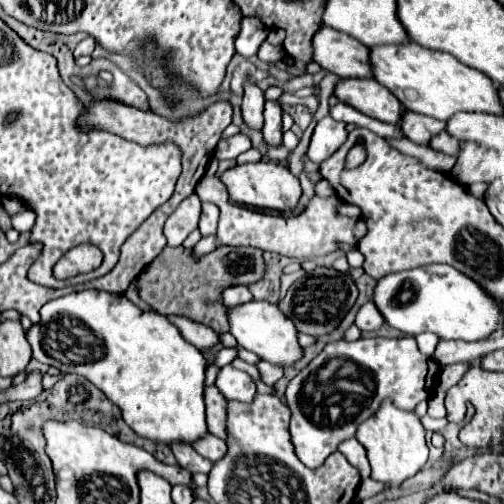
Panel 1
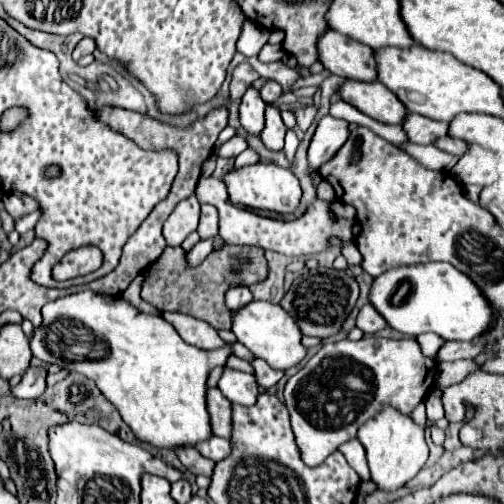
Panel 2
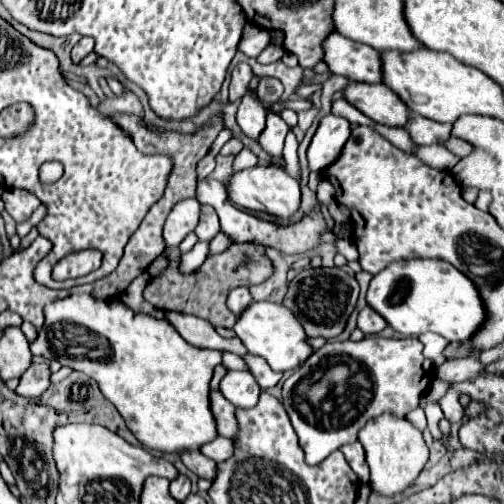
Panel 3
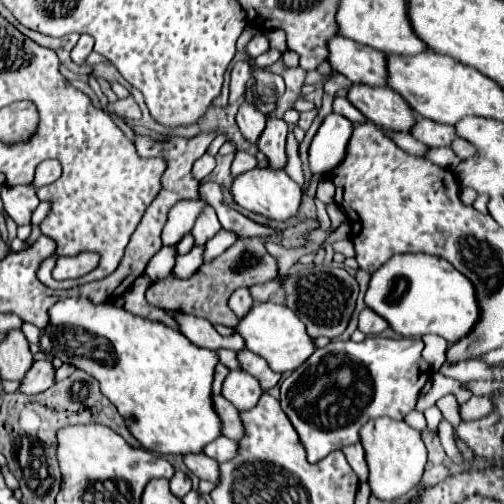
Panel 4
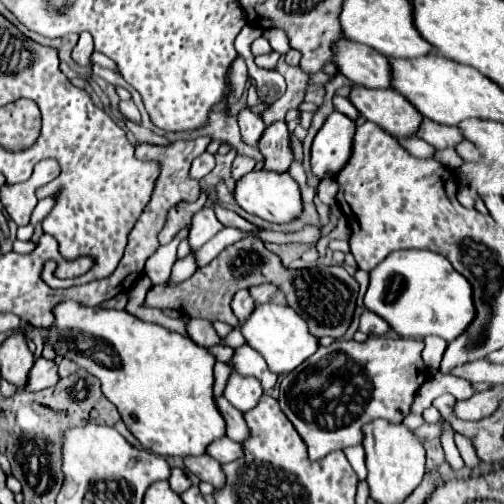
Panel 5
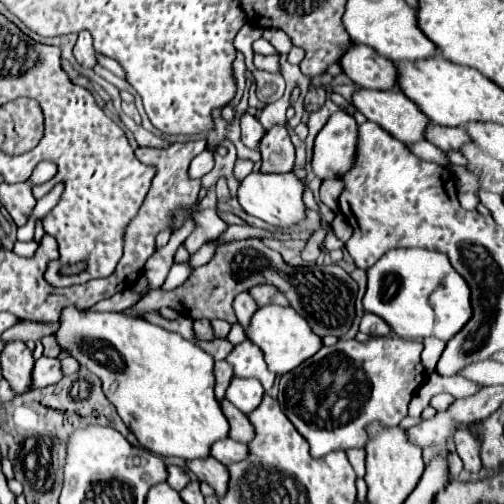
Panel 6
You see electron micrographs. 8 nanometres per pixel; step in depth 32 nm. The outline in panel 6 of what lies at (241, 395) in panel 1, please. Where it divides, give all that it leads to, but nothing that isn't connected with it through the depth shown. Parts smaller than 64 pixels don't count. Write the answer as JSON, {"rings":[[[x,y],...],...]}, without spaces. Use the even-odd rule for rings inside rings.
{"rings":[[[232,376],[232,382],[226,390],[226,400],[230,400],[240,412],[252,412],[264,396],[264,388],[256,378],[238,378]]]}

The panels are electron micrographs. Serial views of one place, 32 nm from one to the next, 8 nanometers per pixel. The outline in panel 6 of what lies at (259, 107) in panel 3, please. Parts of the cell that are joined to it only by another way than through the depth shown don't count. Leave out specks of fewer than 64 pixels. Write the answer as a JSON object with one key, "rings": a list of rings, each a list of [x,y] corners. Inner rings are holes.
{"rings":[[[244,112],[240,116],[240,128],[242,128],[242,142],[248,148],[258,148],[262,136],[264,136],[264,128],[260,124],[260,120],[248,112]]]}

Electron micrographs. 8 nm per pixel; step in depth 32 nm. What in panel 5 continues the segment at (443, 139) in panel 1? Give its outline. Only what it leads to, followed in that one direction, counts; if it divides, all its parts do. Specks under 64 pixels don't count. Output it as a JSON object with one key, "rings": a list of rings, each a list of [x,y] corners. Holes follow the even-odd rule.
{"rings":[[[468,140],[458,142],[458,144],[456,144],[456,152],[458,152],[458,156],[460,156],[462,160],[484,160],[484,158],[480,156],[478,148],[476,148],[472,142],[468,142]]]}

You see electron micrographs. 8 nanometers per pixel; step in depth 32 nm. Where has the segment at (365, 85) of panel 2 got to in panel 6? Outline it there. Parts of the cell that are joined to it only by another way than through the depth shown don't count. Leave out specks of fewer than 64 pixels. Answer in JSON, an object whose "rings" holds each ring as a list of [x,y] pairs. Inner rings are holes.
{"rings":[[[358,88],[352,94],[352,104],[370,122],[376,122],[400,142],[410,144],[424,140],[428,118],[416,106],[412,106],[412,100],[408,100],[402,92]]]}

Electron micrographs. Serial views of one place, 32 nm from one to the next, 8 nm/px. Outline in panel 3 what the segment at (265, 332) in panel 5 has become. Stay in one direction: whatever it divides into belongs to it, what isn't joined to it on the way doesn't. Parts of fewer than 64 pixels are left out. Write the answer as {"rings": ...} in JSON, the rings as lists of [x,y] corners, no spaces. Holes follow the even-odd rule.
{"rings":[[[252,302],[242,314],[238,314],[232,330],[248,348],[250,354],[264,358],[276,372],[286,372],[296,368],[312,354],[312,348],[306,344],[304,328],[300,328],[296,316],[292,316],[292,312],[288,312],[288,308],[284,308],[282,304]]]}

